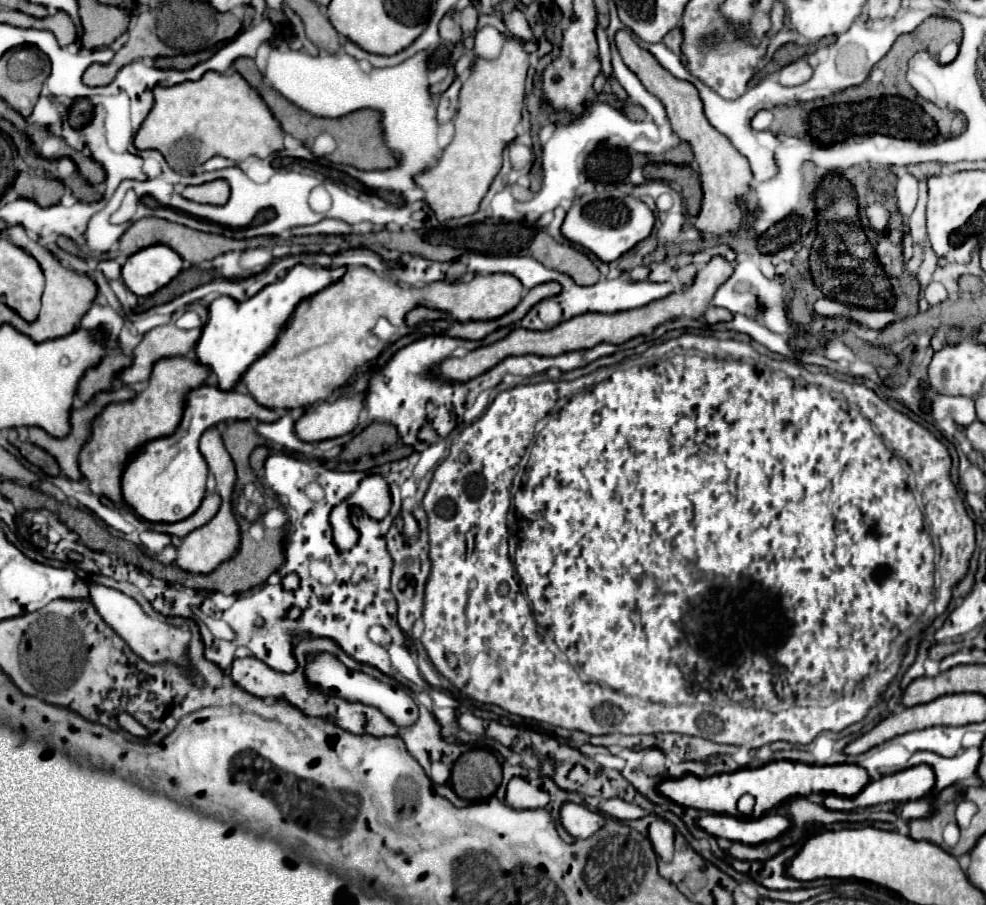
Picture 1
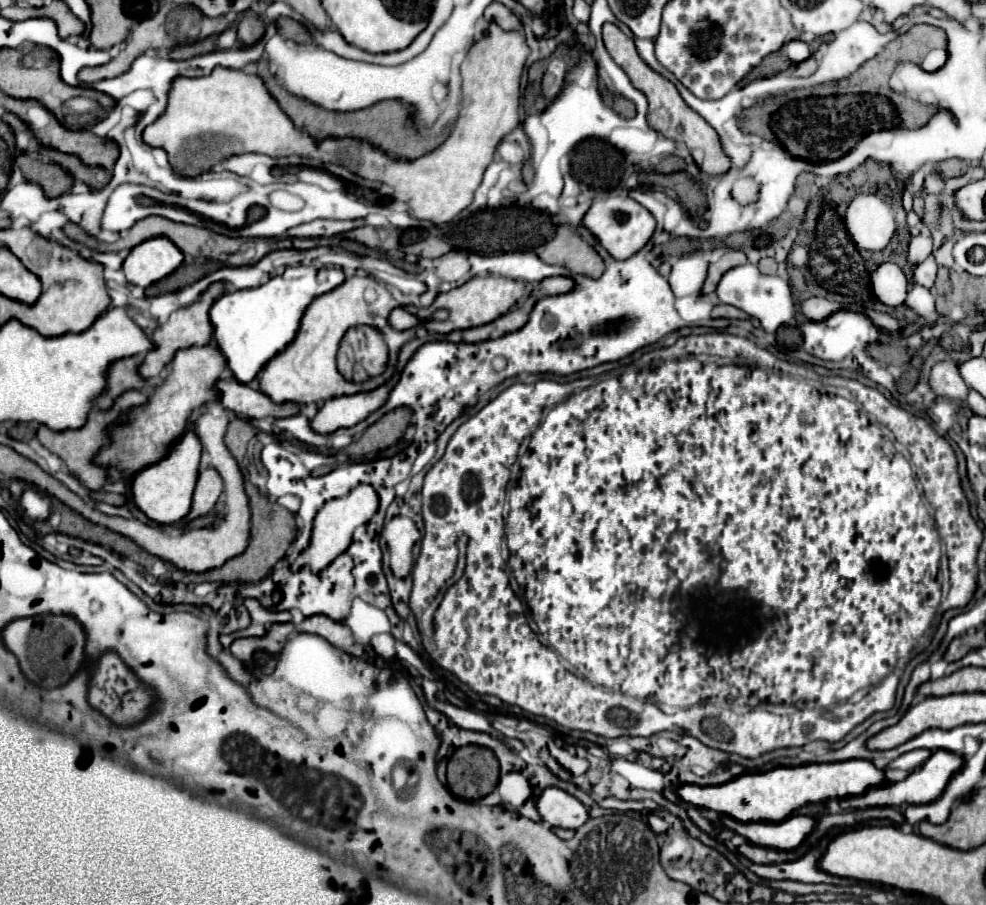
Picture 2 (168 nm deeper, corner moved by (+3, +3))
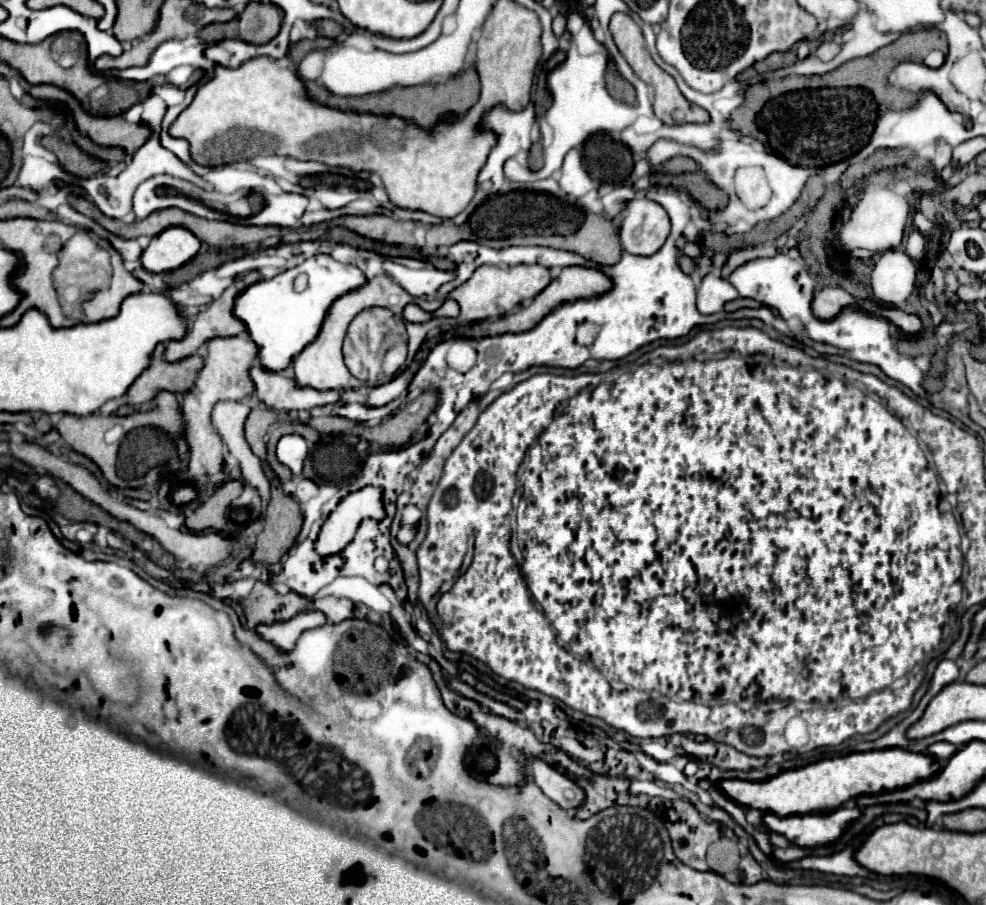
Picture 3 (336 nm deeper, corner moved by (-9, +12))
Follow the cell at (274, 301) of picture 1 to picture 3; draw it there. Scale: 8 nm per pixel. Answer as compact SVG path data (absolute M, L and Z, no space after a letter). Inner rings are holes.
M318 254L270 280L260 280L248 286L234 302L234 316L246 324L250 338L256 342L262 368L280 372L288 368L294 356L300 354L318 336L330 304L348 290L360 288L364 282L366 276L358 266L338 262L326 254ZM300 272L308 274L308 288L304 292L294 292L292 282Z

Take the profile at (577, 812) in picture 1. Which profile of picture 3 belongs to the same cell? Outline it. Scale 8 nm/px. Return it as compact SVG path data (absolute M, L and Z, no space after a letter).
M532 760L530 774L532 780L538 784L538 788L560 808L570 812L572 808L578 808L584 802L584 790L574 780L568 780L568 776L552 768L550 764L542 760Z

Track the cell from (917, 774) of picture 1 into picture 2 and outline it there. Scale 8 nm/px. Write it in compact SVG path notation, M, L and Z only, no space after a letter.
M934 751L932 757L920 769L910 773L910 777L906 777L904 781L898 781L898 783L886 785L886 787L872 787L860 797L840 799L840 807L842 809L866 809L866 807L886 807L886 805L898 807L902 803L924 805L924 803L936 801L936 797L940 797L940 793L944 791L944 785L948 785L948 781L962 769L962 763L964 763L962 755L956 755L952 751Z

